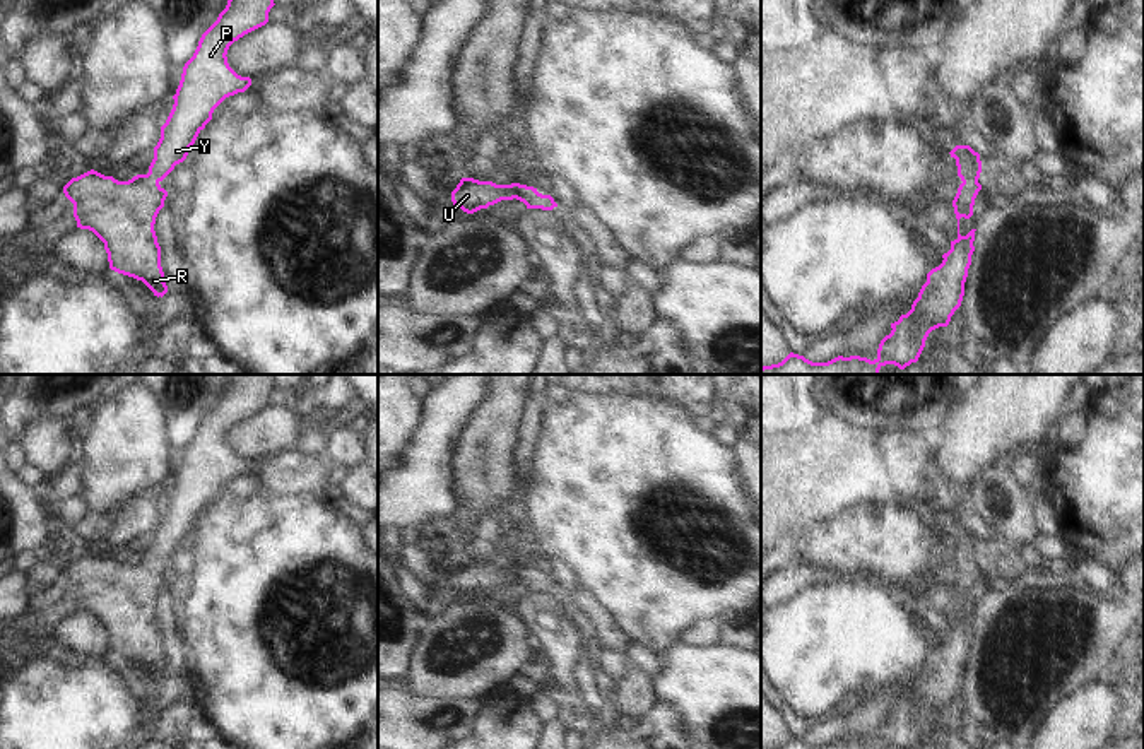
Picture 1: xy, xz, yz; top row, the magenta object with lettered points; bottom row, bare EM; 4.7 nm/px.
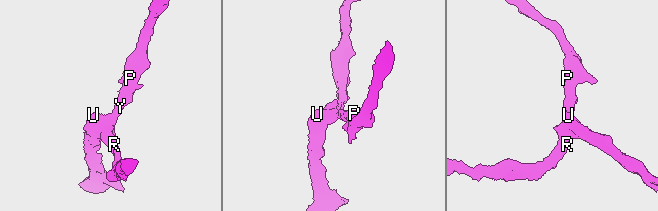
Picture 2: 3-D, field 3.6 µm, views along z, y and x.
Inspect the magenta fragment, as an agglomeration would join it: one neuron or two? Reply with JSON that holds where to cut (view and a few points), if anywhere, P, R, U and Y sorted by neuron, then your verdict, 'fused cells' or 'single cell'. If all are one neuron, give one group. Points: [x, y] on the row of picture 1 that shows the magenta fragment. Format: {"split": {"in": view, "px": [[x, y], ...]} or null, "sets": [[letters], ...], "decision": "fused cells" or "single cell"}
{"split": null, "sets": [["P", "R", "U", "Y"]], "decision": "single cell"}

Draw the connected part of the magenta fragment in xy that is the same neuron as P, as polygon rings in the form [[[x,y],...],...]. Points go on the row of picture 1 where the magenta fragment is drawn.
[[[227,0],[217,21],[202,34],[183,67],[147,174],[118,181],[91,169],[63,186],[74,203],[77,227],[92,231],[104,243],[109,268],[142,280],[157,298],[168,292],[154,231],[168,197],[159,183],[186,159],[214,109],[251,86],[250,77],[229,67],[226,55],[234,41],[268,22],[274,5],[274,0]]]

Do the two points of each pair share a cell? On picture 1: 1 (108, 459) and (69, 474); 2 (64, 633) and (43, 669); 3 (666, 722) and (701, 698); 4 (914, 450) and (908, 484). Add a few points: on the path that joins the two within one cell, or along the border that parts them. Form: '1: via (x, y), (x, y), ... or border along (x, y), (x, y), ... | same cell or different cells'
1: border along (74, 460), (79, 471), (81, 495) | different cells
2: border along (70, 652), (103, 657) | different cells
3: border along (657, 700), (669, 705), (688, 731) | different cells
4: via (908, 459), (908, 476) | same cell

